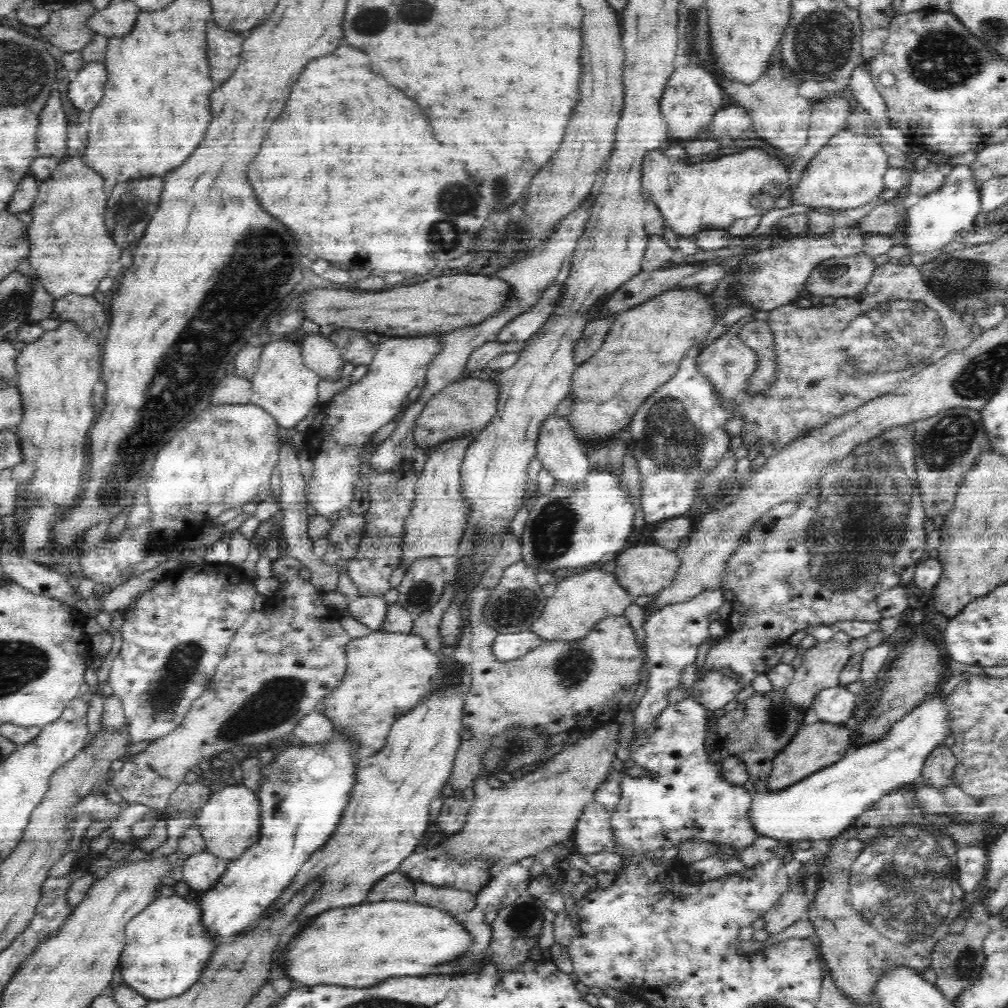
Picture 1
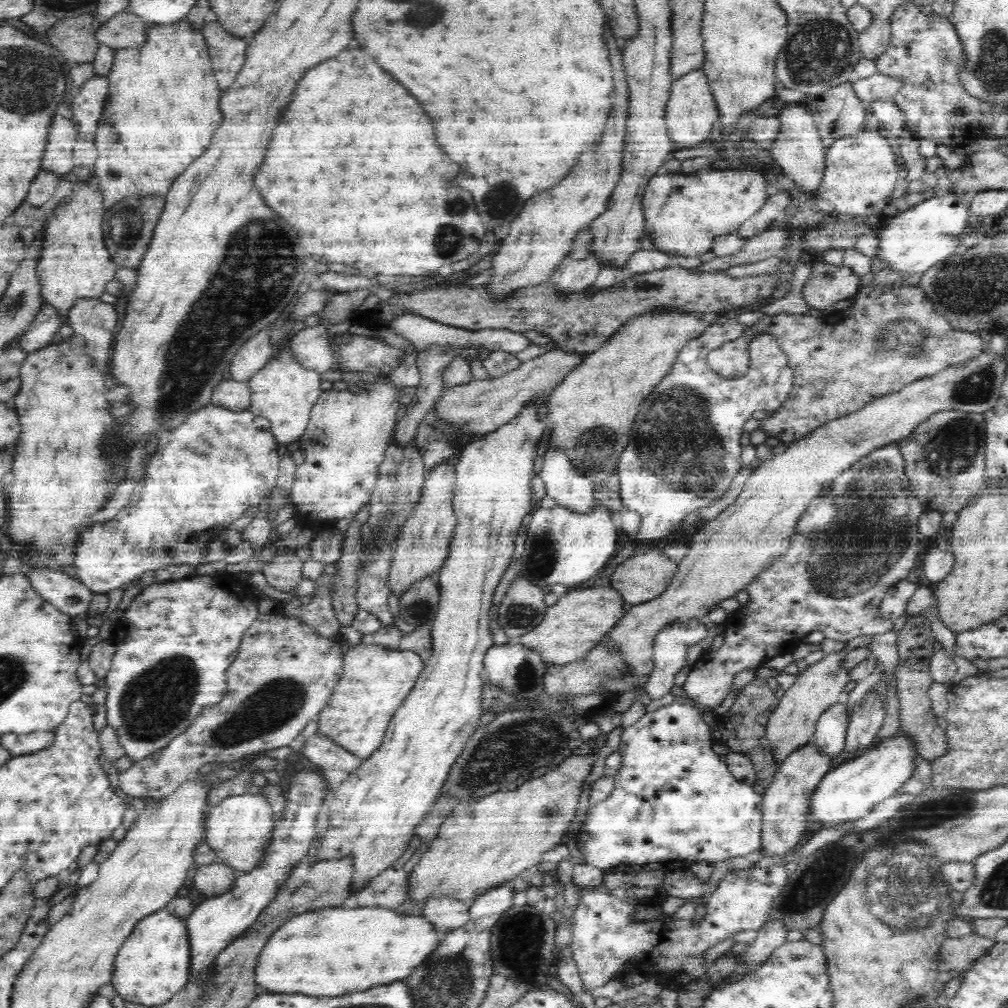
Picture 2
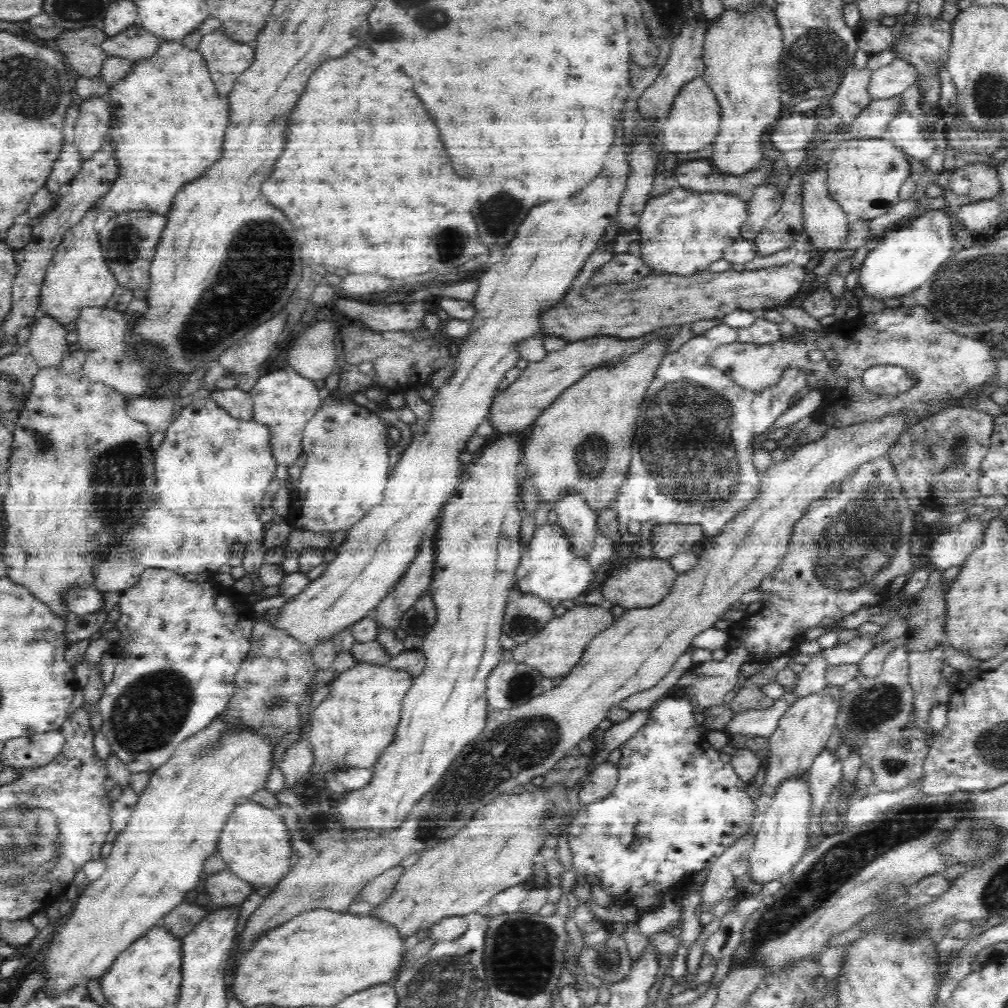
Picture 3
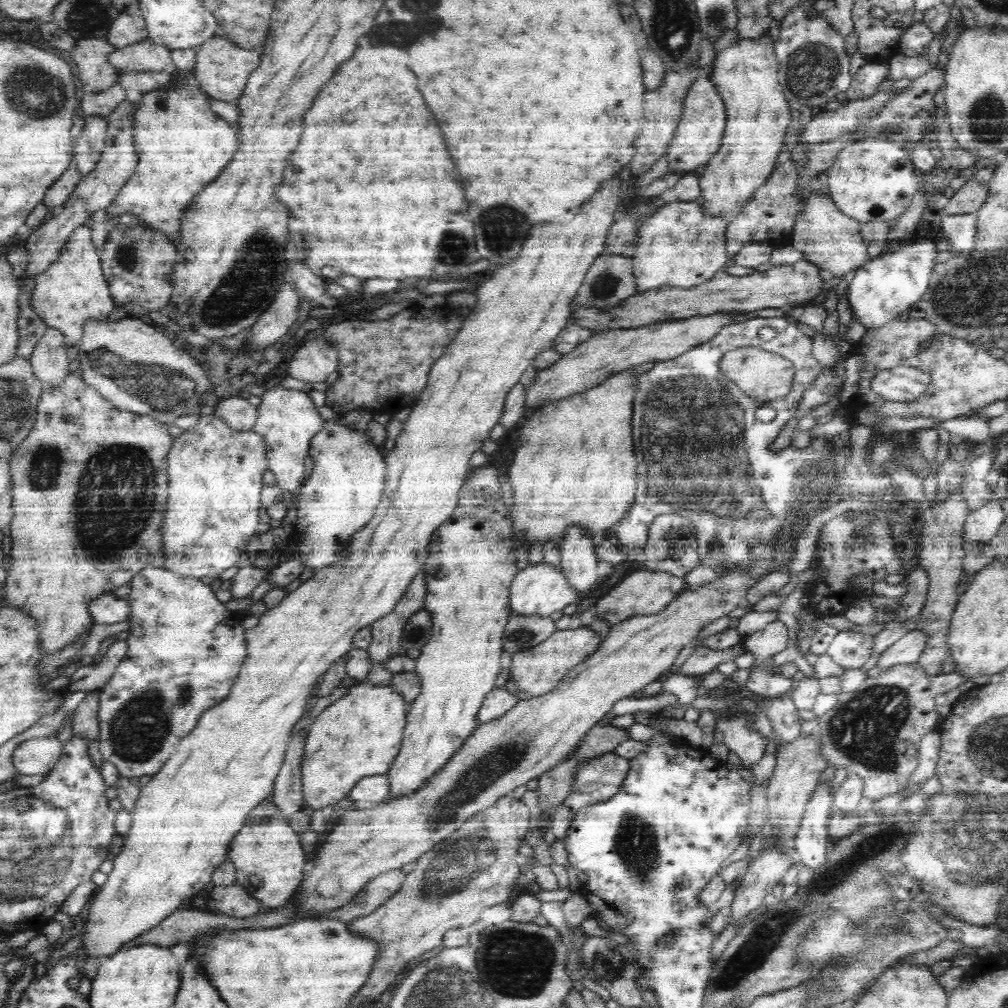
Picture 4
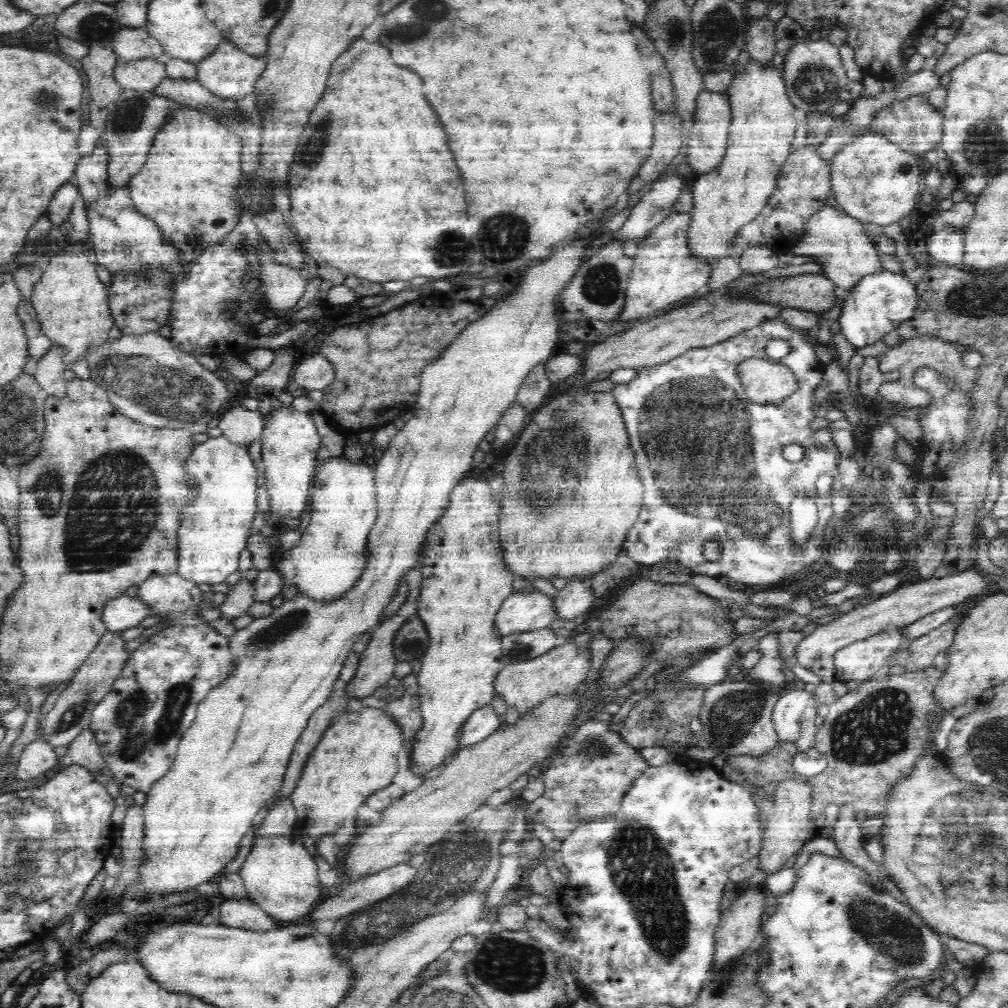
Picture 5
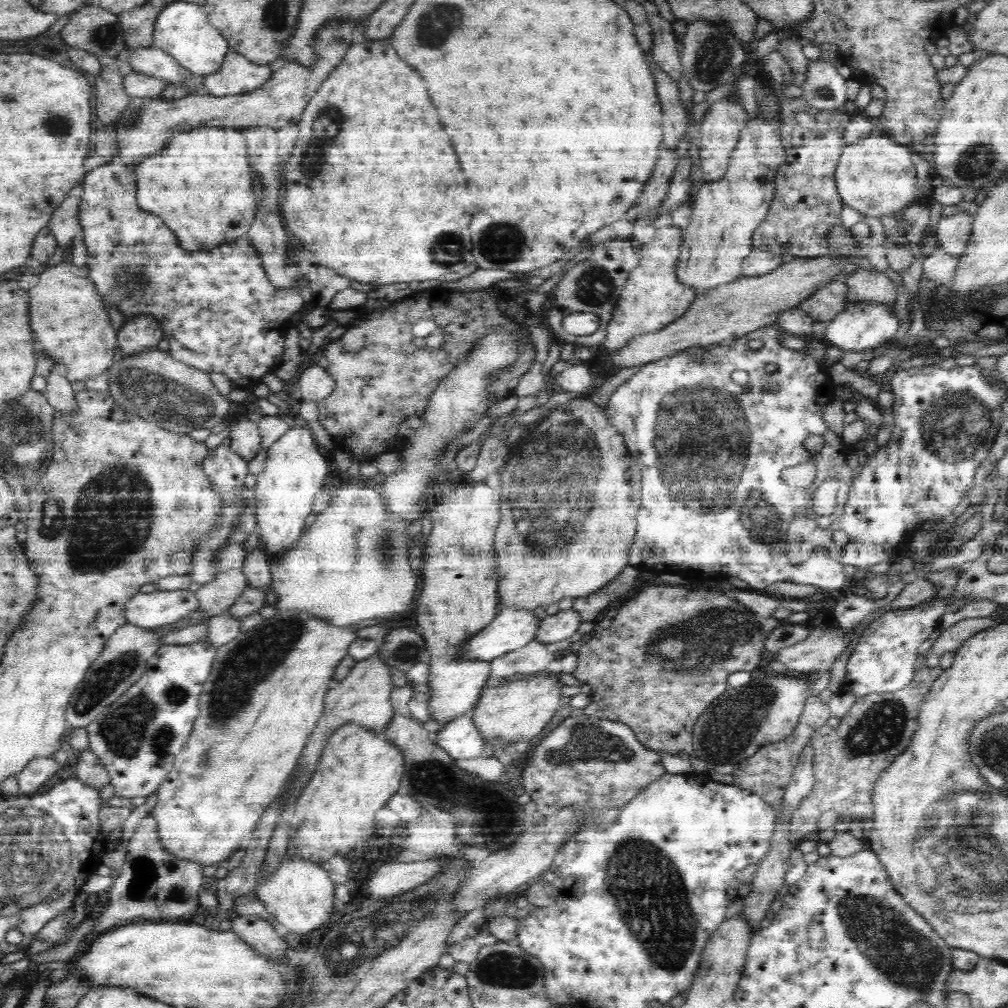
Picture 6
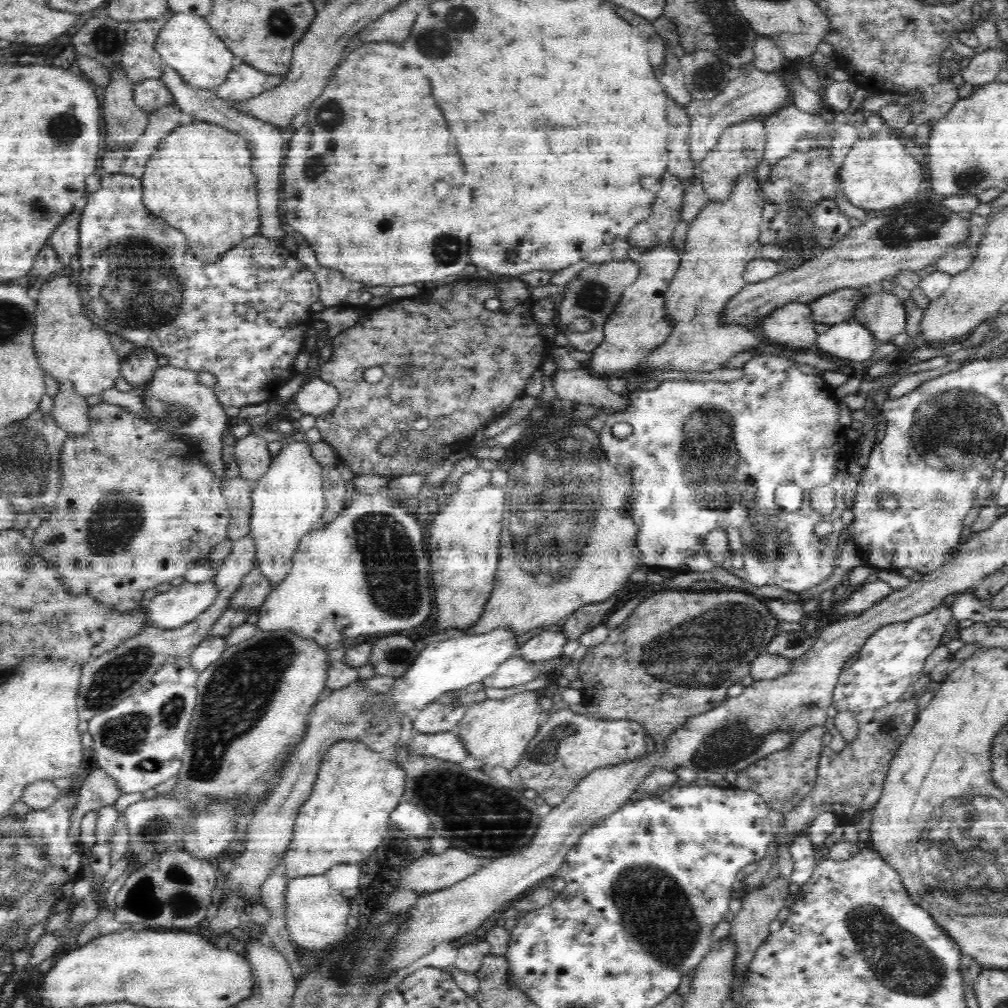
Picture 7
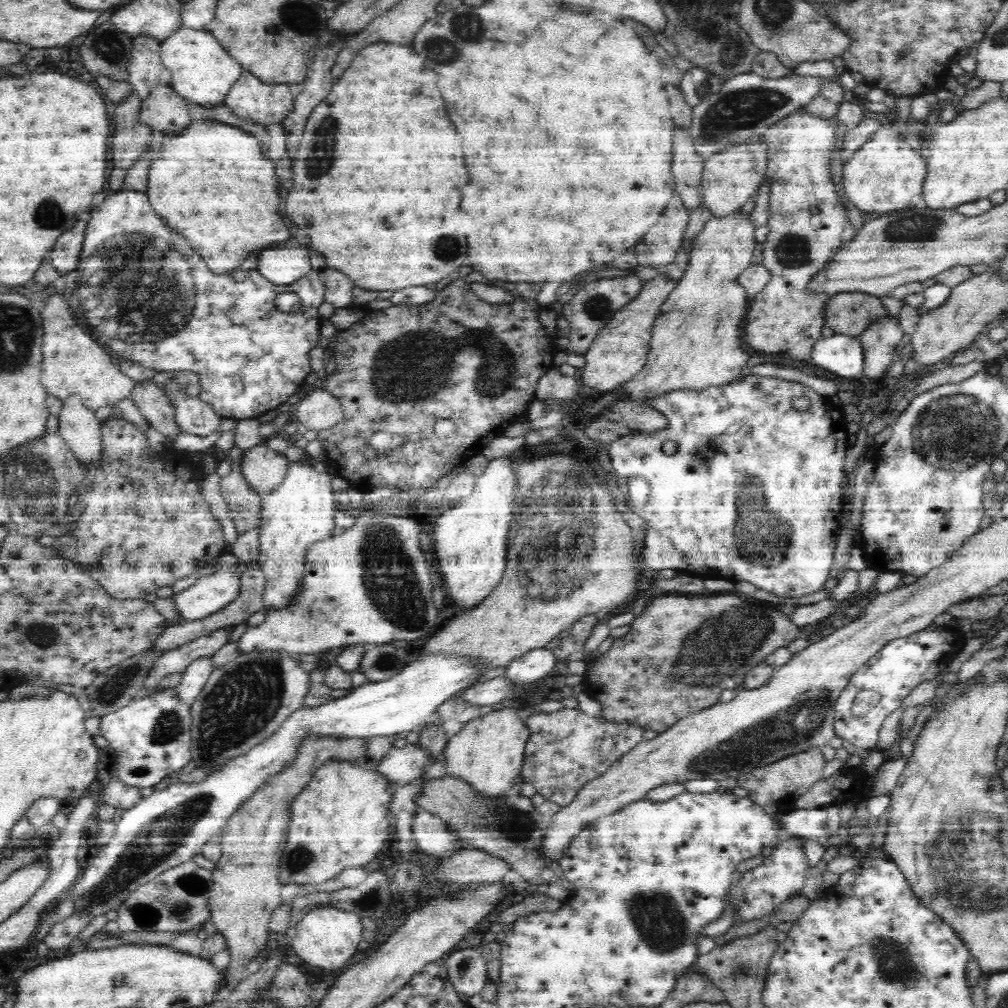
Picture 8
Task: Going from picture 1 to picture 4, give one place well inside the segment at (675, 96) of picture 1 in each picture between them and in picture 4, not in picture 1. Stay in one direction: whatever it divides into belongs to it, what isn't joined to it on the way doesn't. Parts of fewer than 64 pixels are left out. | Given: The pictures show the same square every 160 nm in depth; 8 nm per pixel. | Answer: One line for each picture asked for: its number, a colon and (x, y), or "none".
2: (691, 111)
3: (693, 122)
4: (698, 136)

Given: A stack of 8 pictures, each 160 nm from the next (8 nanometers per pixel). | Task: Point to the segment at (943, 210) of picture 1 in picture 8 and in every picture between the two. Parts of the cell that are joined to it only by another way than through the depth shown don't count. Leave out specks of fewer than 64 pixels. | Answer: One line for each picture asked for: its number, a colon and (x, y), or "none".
2: (928, 233)
3: (903, 260)
4: (879, 291)
5: (881, 301)
6: (863, 326)
7: (848, 340)
8: (843, 356)

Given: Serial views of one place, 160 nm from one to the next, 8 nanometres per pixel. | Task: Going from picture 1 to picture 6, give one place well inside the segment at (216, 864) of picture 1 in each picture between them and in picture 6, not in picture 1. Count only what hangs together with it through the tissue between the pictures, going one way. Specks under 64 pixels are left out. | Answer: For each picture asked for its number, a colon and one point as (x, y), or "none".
2: (212, 880)
3: (223, 888)
4: (234, 901)
5: (246, 914)
6: (254, 929)

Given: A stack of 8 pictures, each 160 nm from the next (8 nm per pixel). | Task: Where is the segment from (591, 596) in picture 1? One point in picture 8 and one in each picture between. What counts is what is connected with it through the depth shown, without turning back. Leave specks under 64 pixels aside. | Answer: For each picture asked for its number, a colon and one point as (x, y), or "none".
2: (579, 621)
3: (554, 651)
4: (537, 670)
5: (523, 685)
6: (517, 712)
7: (498, 731)
8: (488, 753)

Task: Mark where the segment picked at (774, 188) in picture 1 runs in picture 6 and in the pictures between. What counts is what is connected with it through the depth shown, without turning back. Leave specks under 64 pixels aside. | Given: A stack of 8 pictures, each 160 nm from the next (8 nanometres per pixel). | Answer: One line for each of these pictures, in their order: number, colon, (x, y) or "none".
2: (684, 212)
3: (682, 231)
4: (681, 245)
5: (665, 271)
6: (653, 296)

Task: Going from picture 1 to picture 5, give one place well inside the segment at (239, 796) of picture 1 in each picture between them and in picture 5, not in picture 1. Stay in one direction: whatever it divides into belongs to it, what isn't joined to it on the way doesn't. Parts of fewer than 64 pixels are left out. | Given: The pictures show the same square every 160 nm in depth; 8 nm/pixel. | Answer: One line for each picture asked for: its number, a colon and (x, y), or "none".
2: (238, 828)
3: (255, 844)
4: (269, 859)
5: (280, 876)

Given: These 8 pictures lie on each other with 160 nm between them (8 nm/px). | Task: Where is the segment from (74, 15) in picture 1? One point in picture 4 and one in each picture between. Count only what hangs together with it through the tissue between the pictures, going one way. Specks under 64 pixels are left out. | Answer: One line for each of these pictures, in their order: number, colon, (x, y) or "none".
2: (74, 36)
3: (81, 48)
4: (91, 54)

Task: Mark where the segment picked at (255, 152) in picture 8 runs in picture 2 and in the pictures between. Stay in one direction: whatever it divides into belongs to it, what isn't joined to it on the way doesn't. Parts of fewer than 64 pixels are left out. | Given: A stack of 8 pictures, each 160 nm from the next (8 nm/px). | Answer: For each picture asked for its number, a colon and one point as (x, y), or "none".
2: (163, 106)
3: (171, 95)
4: (181, 144)
5: (187, 186)
6: (200, 183)
7: (199, 180)

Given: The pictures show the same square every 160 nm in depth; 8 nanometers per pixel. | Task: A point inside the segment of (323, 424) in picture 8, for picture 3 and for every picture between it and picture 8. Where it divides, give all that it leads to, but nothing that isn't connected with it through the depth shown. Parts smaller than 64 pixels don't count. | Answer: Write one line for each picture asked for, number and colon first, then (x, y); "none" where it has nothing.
3: (313, 356)
4: (315, 360)
5: (315, 372)
6: (314, 384)
7: (316, 396)

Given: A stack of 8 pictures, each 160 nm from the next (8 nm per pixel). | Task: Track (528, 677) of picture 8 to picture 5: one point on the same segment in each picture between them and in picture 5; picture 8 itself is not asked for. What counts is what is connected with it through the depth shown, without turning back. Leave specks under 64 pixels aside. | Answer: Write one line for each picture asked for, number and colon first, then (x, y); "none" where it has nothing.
5: (576, 598)
6: (561, 626)
7: (541, 647)

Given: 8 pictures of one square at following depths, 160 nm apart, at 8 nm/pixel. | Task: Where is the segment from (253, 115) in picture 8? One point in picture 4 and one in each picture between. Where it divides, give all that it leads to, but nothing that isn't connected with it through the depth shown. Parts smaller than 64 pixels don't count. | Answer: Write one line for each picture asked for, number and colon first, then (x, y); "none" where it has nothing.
4: (222, 67)
5: (227, 72)
6: (237, 75)
7: (244, 81)

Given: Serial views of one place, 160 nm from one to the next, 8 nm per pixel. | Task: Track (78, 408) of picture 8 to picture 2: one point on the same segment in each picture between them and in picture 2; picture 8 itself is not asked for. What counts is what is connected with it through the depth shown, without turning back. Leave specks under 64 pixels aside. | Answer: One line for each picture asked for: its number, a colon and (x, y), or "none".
2: (41, 332)
3: (47, 344)
4: (49, 361)
5: (49, 374)
6: (59, 393)
7: (70, 411)

